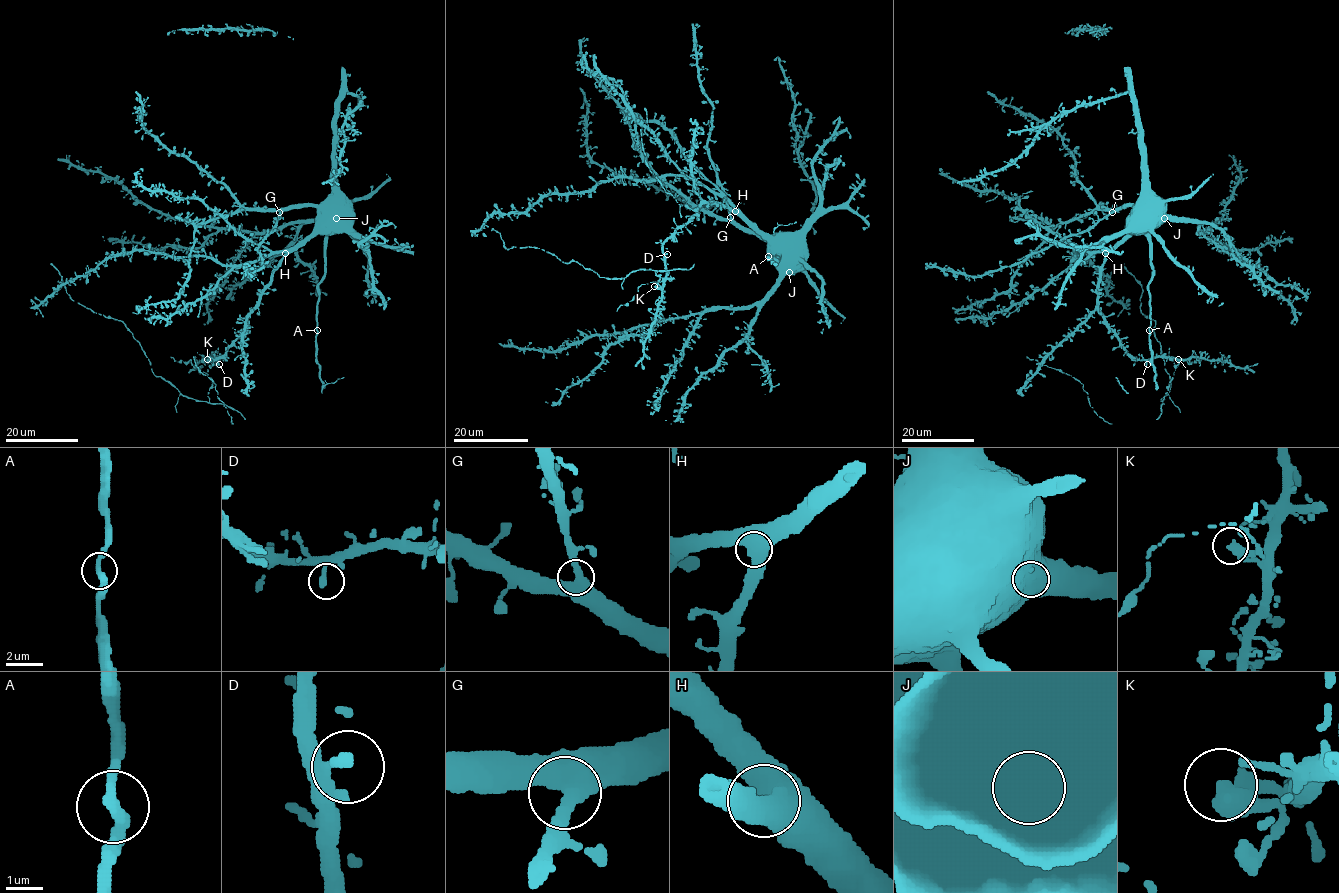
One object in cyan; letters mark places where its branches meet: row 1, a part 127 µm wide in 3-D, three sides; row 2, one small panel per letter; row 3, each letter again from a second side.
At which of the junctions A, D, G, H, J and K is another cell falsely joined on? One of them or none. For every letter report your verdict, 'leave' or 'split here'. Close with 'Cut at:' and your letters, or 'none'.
A: leave
D: leave
G: leave
H: leave
J: leave
K: leave
Cut at: none

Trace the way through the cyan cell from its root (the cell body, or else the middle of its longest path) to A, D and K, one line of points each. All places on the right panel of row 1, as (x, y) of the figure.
A: (1132, 219), (1128, 231), (1143, 233), (1149, 242), (1152, 270), (1152, 279), (1148, 285), (1149, 330)
D: (1132, 219), (1128, 233), (1103, 261), (1098, 310), (1123, 349), (1147, 364)
K: (1132, 219), (1128, 233), (1103, 261), (1098, 310), (1132, 356), (1138, 360), (1159, 356), (1178, 359)

